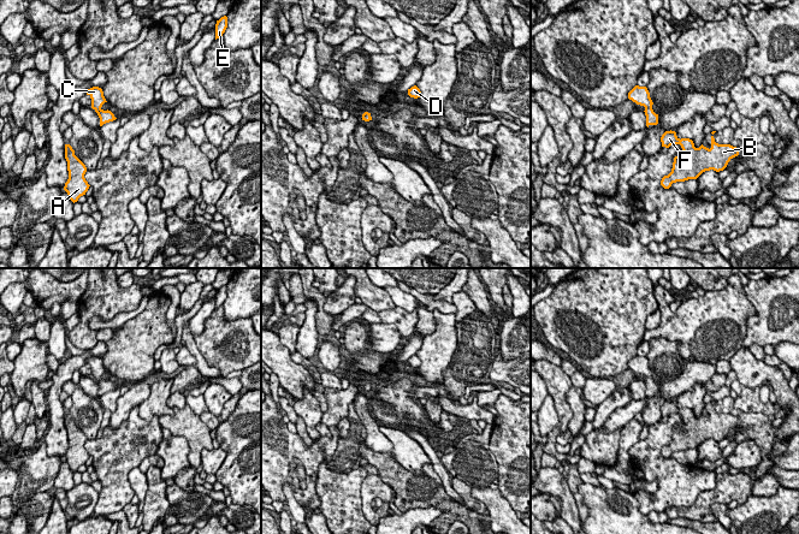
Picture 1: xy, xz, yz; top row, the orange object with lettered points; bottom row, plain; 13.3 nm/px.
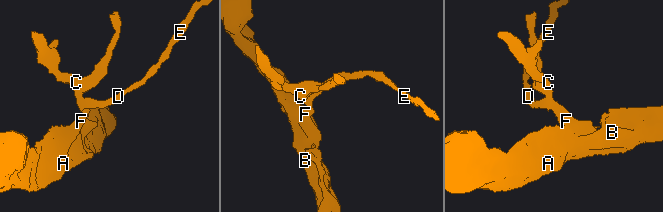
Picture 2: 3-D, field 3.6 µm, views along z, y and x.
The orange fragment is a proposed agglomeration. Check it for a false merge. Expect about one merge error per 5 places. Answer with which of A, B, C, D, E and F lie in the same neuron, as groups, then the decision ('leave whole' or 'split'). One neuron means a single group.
A B C D E F; leave whole

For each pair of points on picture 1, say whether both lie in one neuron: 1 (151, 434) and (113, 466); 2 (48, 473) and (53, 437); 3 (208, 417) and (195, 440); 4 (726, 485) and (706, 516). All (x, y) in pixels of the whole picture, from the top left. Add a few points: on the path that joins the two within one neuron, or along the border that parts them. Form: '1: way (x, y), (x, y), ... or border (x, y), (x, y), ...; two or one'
1: way (141, 439), (123, 456); one
2: border (45, 441), (47, 454), (58, 455), (63, 460); two
3: border (199, 415), (211, 429); two
4: way (718, 492), (706, 504), (706, 509); one

